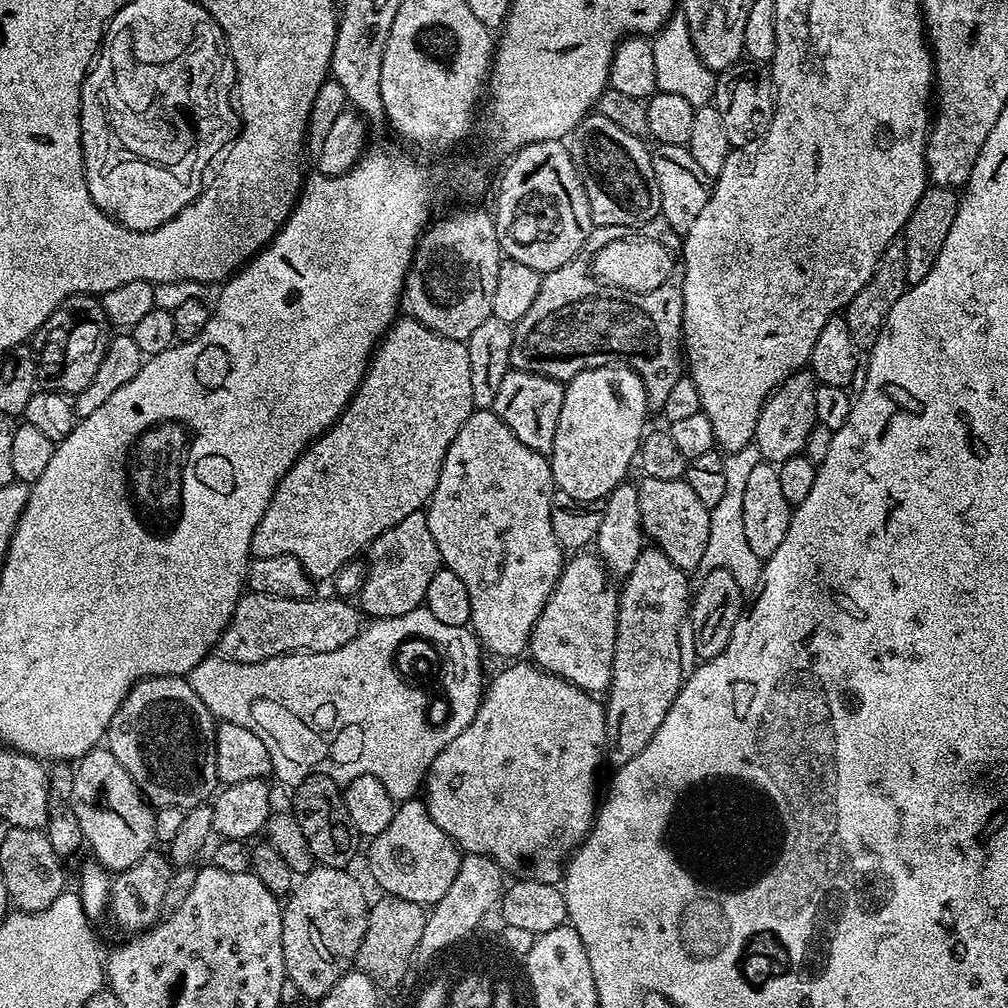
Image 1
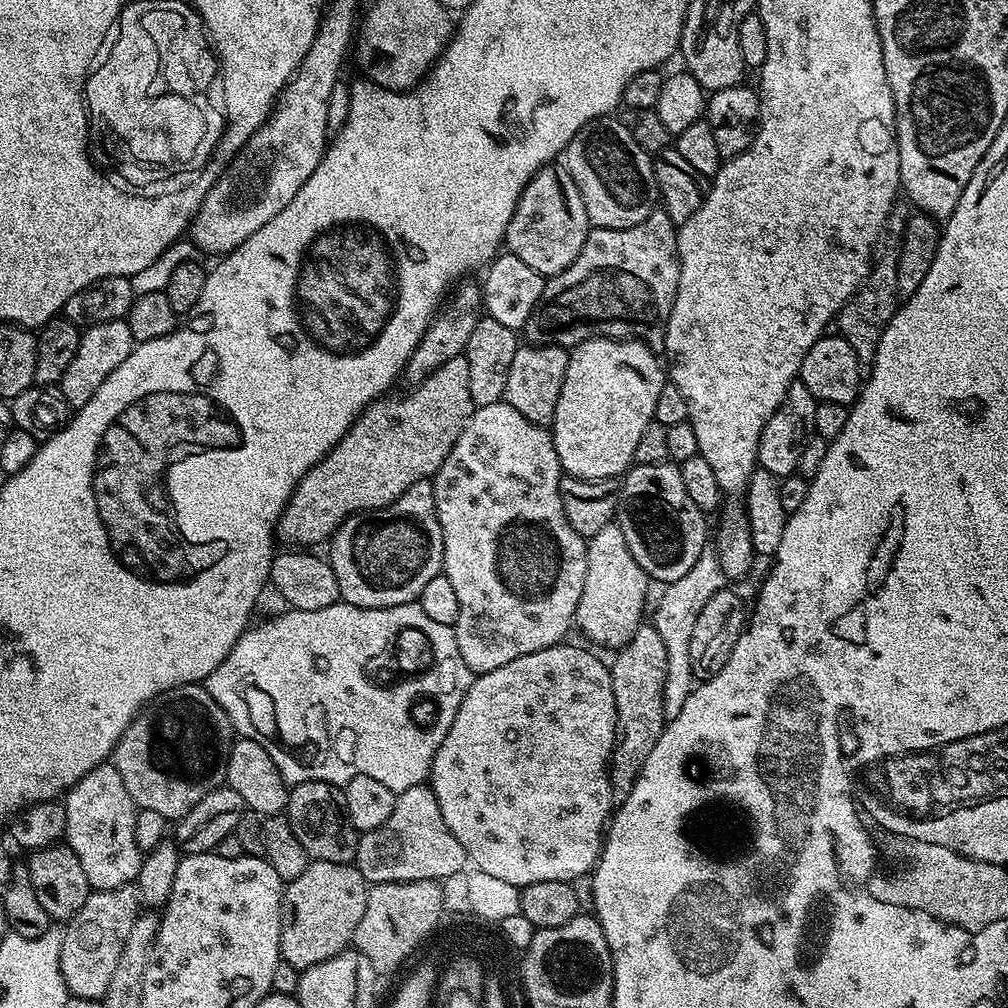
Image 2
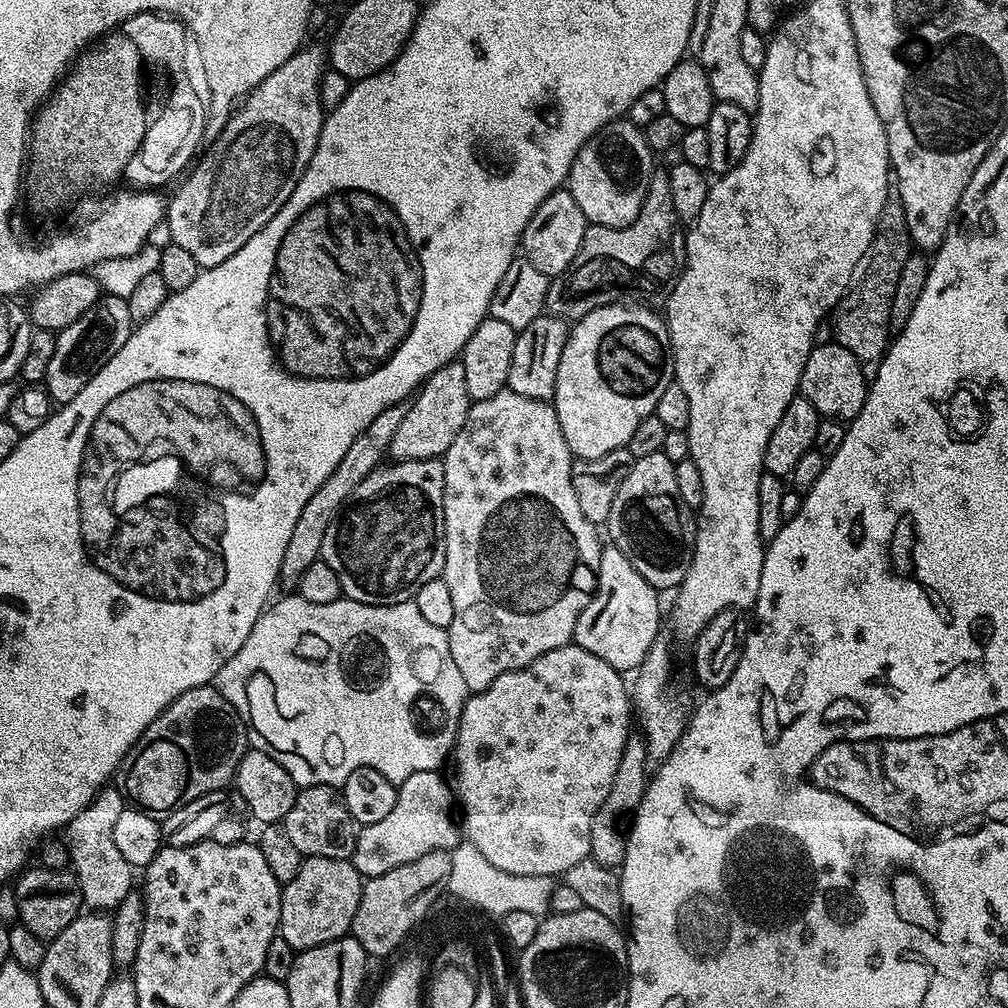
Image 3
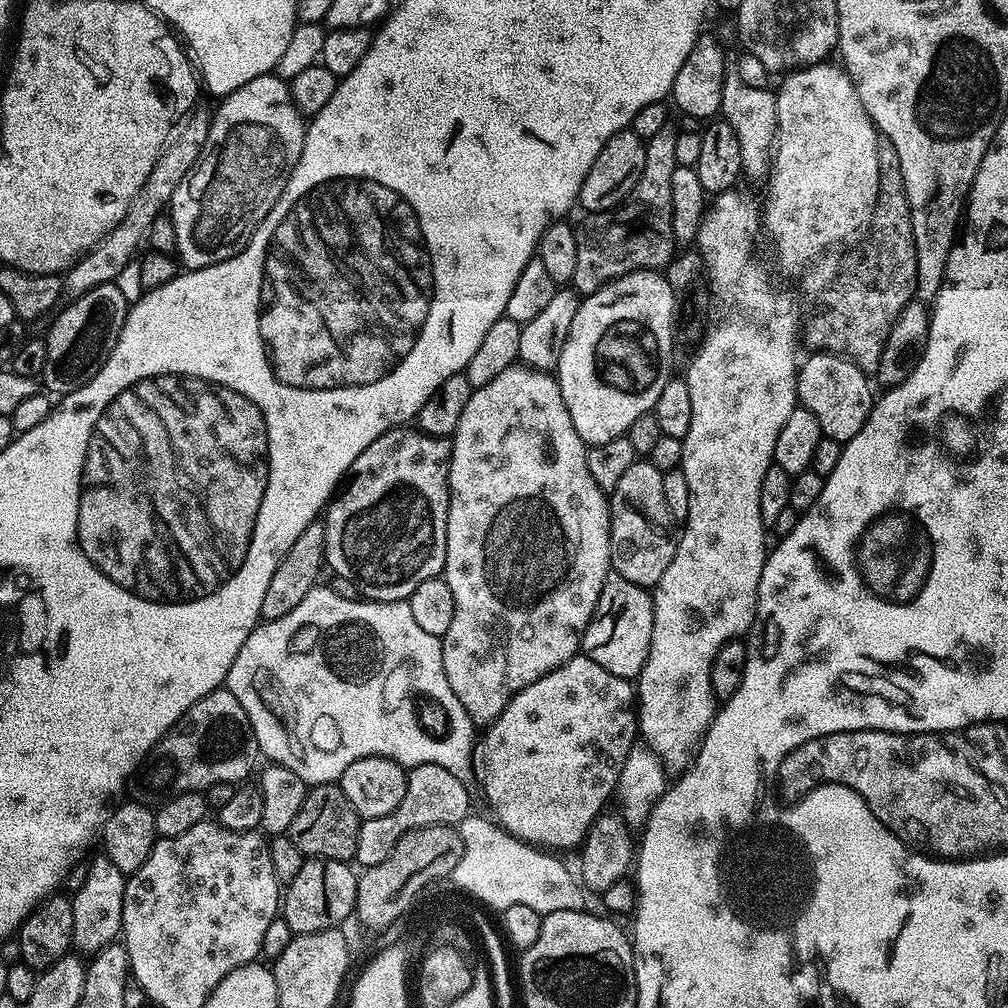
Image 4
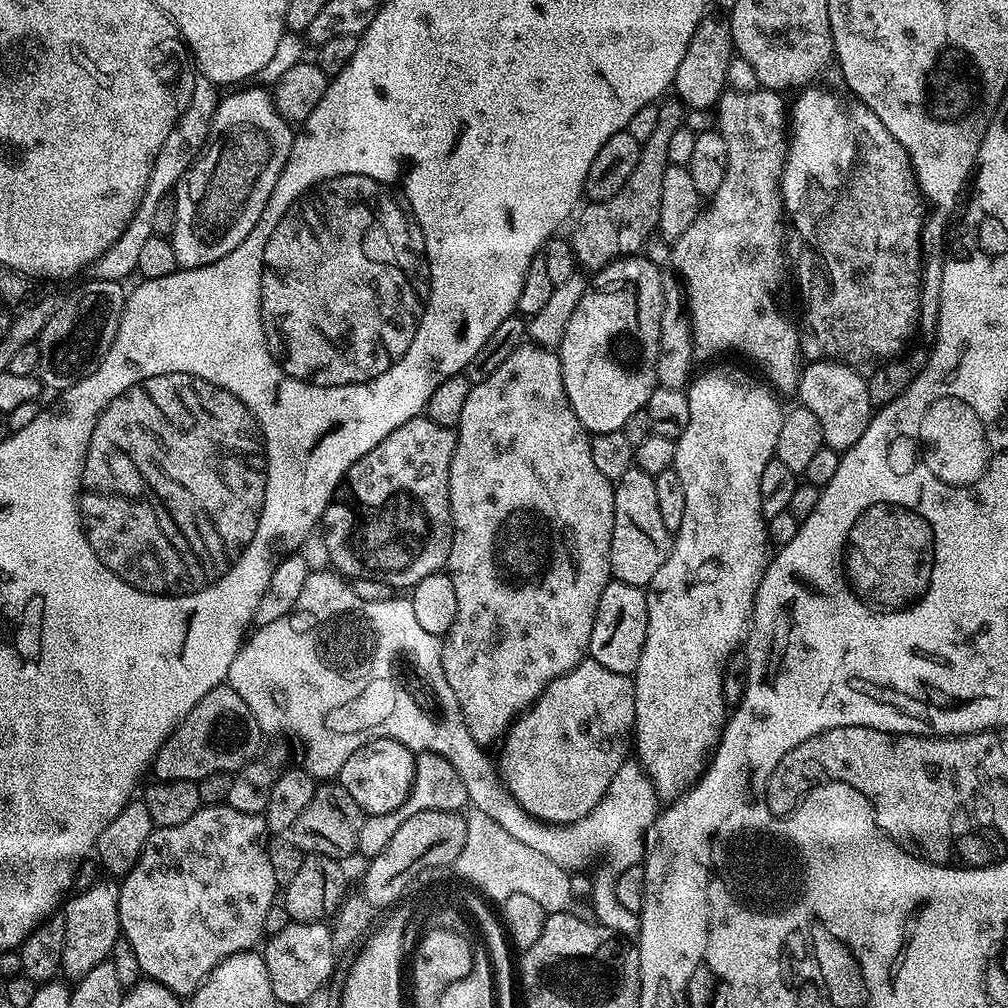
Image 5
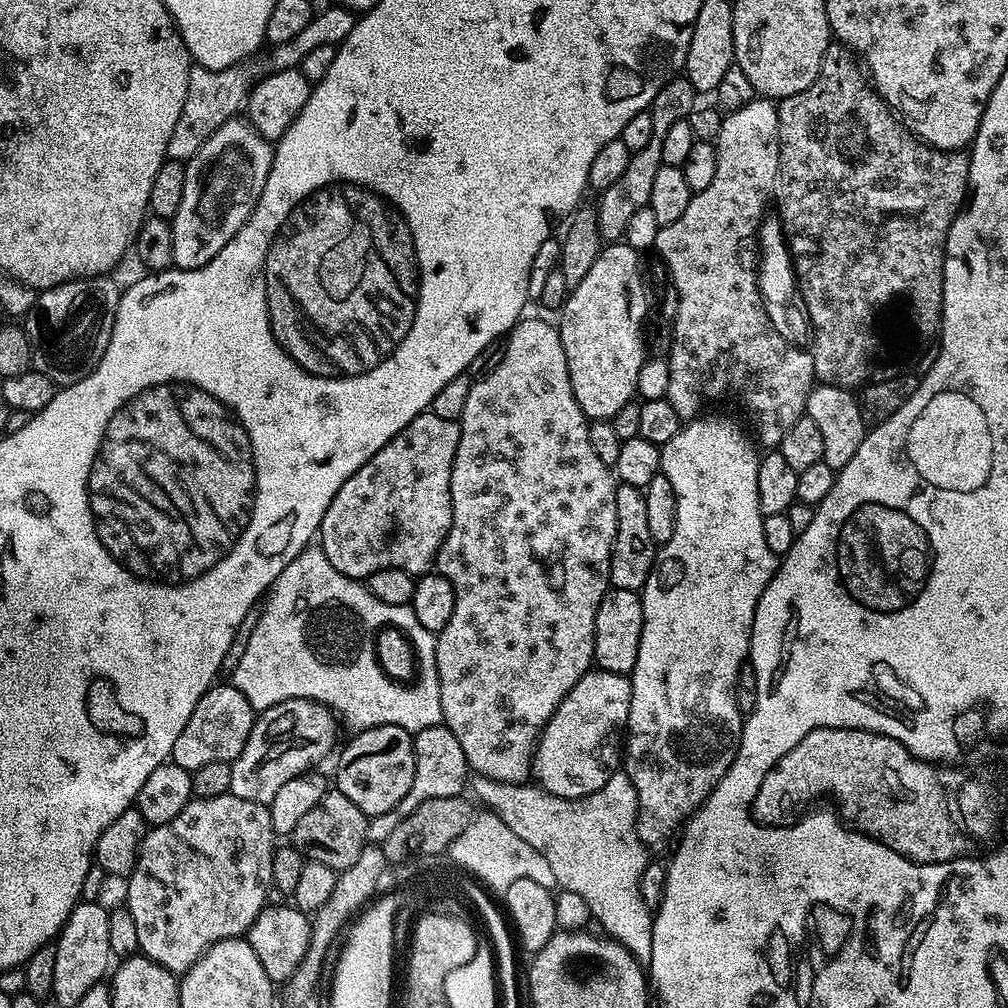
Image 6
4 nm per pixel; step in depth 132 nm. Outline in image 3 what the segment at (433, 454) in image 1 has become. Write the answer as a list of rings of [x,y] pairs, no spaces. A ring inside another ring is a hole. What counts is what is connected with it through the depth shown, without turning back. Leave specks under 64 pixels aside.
[[[459,359],[451,360],[446,366],[442,366],[425,380],[422,387],[415,393],[414,399],[408,404],[406,418],[398,426],[394,438],[390,442],[388,451],[393,461],[398,460],[434,460],[443,457],[446,450],[450,450],[450,442],[458,438],[462,426],[466,426],[466,418],[470,401],[466,394],[466,370],[462,370]]]

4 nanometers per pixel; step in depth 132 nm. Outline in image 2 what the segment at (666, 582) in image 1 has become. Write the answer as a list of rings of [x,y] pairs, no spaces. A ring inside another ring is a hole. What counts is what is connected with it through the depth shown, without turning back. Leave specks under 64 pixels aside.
[[[652,622],[641,623],[638,630],[634,630],[634,638],[628,643],[624,644],[615,653],[616,656],[610,660],[610,667],[612,669],[612,685],[614,686],[614,706],[616,707],[616,741],[612,747],[612,758],[608,770],[608,781],[612,784],[612,799],[616,802],[623,802],[630,794],[630,790],[634,790],[634,782],[638,778],[638,774],[642,770],[642,766],[646,762],[646,758],[650,754],[650,750],[654,750],[654,742],[658,742],[658,738],[662,738],[664,733],[664,726],[666,717],[664,714],[664,679],[666,678],[666,646],[662,643],[662,634],[658,634],[658,630]]]

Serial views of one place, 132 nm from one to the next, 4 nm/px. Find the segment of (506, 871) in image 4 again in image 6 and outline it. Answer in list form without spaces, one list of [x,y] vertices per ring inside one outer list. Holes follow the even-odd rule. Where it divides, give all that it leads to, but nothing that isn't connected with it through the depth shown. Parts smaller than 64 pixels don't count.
[[[487,810],[481,813],[481,816],[480,813],[473,815],[470,826],[466,826],[466,830],[462,830],[462,834],[458,834],[458,838],[454,838],[448,847],[447,854],[457,867],[460,869],[463,864],[468,864],[464,872],[496,894],[503,893],[510,882],[518,882],[518,878],[530,878],[530,882],[538,882],[538,886],[555,889],[554,870],[550,870],[546,858],[542,858],[542,854],[538,854],[530,842],[522,842],[522,838],[518,838],[518,834],[514,834],[514,830],[510,830],[502,818]]]

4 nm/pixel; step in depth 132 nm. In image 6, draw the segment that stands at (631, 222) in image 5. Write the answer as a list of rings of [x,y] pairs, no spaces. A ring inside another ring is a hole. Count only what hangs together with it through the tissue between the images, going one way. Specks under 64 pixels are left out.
[[[687,78],[669,80],[652,99],[650,111],[654,122],[654,135],[651,136],[650,143],[641,152],[633,152],[630,166],[626,166],[622,178],[618,178],[618,182],[614,182],[614,186],[610,186],[598,196],[600,204],[598,203],[596,217],[598,218],[600,235],[605,241],[619,241],[623,237],[627,222],[632,215],[642,207],[648,206],[654,177],[658,175],[658,170],[662,164],[662,138],[666,138],[666,130],[670,130],[670,126],[674,126],[674,122],[688,120],[691,117],[690,114],[692,107],[696,104],[696,99],[698,99],[698,93]]]

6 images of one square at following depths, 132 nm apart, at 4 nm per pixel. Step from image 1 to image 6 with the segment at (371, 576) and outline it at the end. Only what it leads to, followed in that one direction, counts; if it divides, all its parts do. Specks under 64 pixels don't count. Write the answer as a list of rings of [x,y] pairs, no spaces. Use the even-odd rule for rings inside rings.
[[[431,410],[422,412],[420,415],[415,416],[398,434],[394,434],[394,438],[390,438],[390,442],[386,442],[386,446],[382,446],[382,450],[378,450],[378,454],[374,454],[374,458],[370,458],[370,462],[363,464],[354,474],[350,474],[350,478],[346,478],[346,482],[342,482],[342,490],[338,490],[338,494],[334,494],[334,498],[322,518],[318,533],[319,547],[323,548],[326,558],[330,558],[330,562],[339,572],[346,574],[351,580],[363,581],[370,574],[374,574],[374,570],[397,568],[413,574],[424,574],[433,567],[436,551],[439,550],[441,542],[447,536],[452,525],[450,474],[452,473],[454,458],[458,450],[459,437],[460,426],[457,421],[438,418],[438,414],[434,414]]]

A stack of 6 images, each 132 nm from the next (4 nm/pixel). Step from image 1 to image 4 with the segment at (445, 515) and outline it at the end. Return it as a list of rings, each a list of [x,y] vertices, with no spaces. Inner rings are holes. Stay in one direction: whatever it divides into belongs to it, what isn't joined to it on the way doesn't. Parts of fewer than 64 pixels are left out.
[[[527,366],[502,370],[494,382],[486,382],[486,386],[472,389],[470,402],[466,402],[466,410],[462,410],[462,418],[458,418],[458,426],[450,439],[452,457],[448,467],[446,562],[442,579],[450,586],[450,594],[454,594],[454,619],[450,622],[450,630],[446,630],[440,642],[440,666],[446,670],[448,685],[454,690],[456,700],[462,702],[464,714],[477,725],[487,726],[508,705],[515,692],[521,692],[530,686],[530,682],[538,682],[538,678],[562,666],[581,651],[584,631],[598,606],[602,586],[608,581],[612,567],[612,514],[609,497],[590,478],[590,470],[586,466],[589,445],[584,443],[578,430],[574,430],[574,422],[570,422],[570,410],[566,410],[566,402],[562,402],[560,382],[555,375],[537,372]]]

